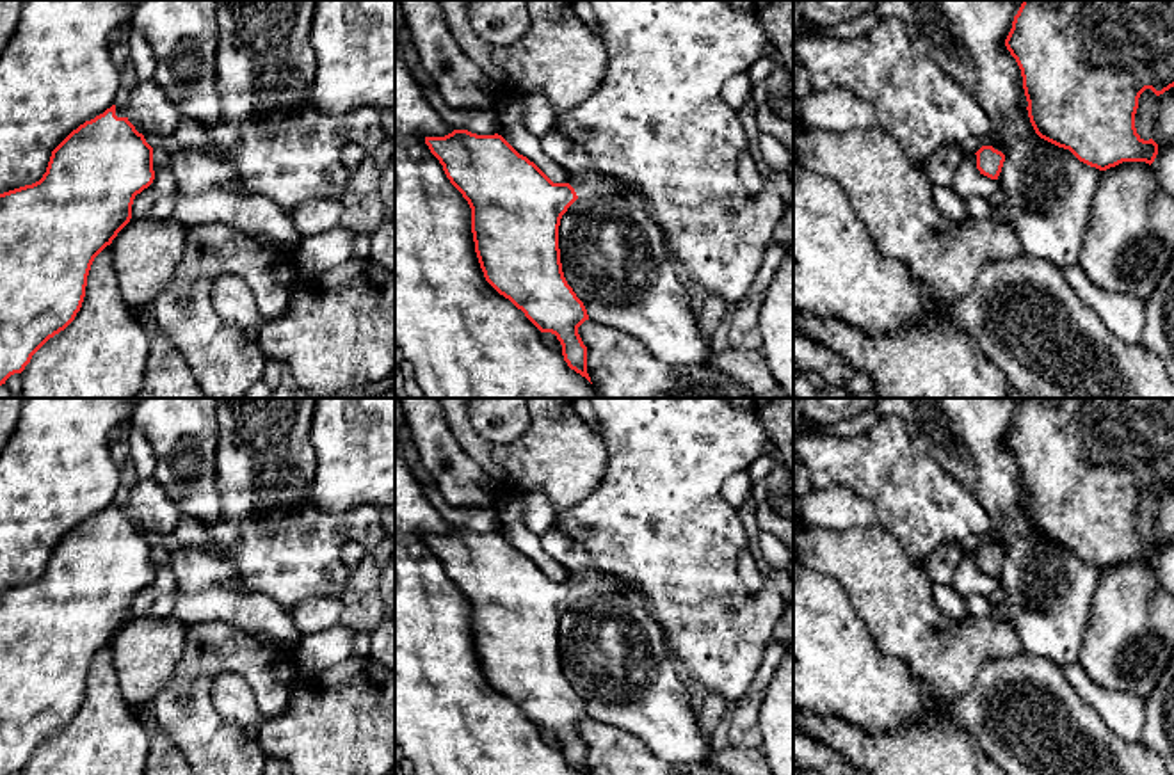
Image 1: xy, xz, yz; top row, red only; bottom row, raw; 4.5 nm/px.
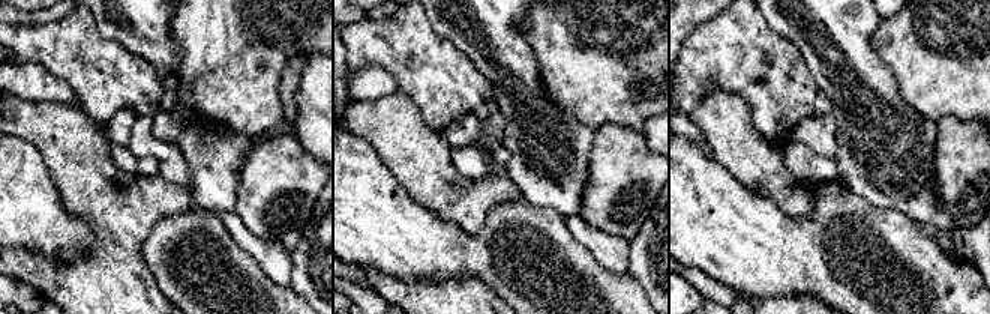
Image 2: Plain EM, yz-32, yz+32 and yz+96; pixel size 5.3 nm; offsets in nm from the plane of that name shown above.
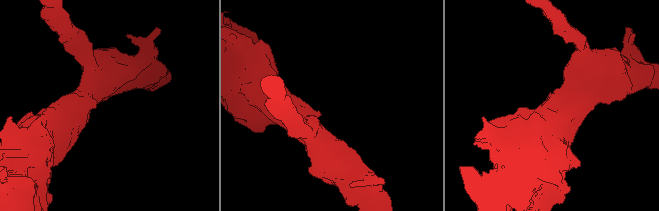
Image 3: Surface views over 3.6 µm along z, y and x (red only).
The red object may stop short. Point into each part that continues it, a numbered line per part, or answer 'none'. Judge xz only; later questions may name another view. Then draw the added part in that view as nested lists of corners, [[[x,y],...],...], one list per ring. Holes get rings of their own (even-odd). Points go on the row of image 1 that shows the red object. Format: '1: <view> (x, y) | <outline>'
1: xz (586, 180) | [[[555,130],[539,137],[539,142],[543,151],[559,162],[560,167],[569,174],[567,183],[575,188],[578,197],[601,194],[633,196],[631,190],[621,181],[601,174],[580,146],[571,142],[567,137],[559,135]]]

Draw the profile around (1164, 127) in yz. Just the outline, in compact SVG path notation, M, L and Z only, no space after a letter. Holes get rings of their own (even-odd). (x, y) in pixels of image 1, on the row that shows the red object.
M1174 87L1158 96L1153 140L1158 144L1158 155L1151 164L1158 185L1174 196Z

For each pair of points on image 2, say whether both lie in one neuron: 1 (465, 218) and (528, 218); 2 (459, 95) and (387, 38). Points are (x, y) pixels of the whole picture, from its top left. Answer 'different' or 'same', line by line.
1: different
2: same

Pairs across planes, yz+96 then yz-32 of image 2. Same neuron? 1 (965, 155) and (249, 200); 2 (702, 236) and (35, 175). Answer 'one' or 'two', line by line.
1: one
2: one

